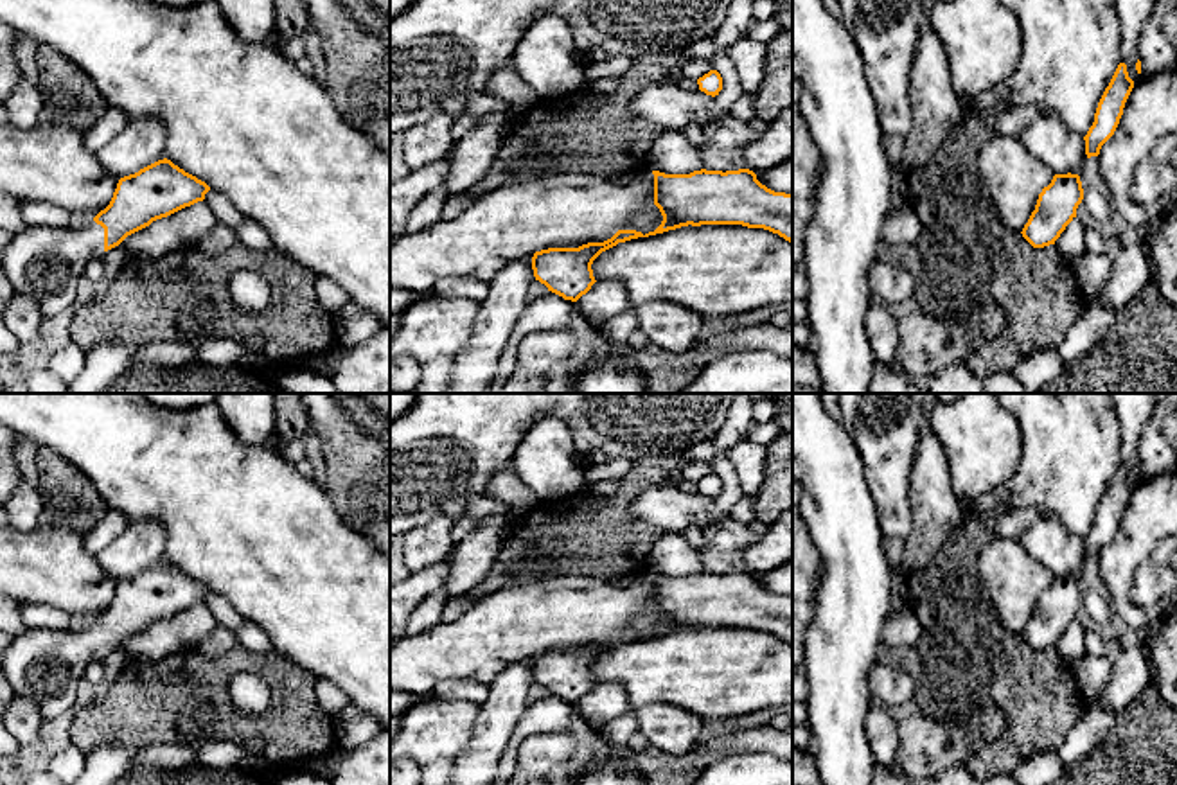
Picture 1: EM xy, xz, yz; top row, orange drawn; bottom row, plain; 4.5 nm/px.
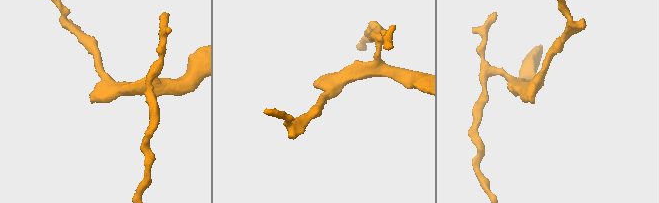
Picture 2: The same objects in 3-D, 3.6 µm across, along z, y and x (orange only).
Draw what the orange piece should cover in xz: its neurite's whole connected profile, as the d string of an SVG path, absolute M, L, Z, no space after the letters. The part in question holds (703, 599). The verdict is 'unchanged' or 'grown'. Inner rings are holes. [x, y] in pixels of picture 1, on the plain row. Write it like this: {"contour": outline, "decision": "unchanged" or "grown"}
{"contour": "M749 571L694 573L690 577L654 577L654 607L663 623L649 636L618 632L604 645L579 650L548 650L535 654L535 683L564 702L577 704L597 684L591 666L606 652L638 639L649 639L681 629L742 627L778 636L792 647L792 596L774 595Z", "decision": "unchanged"}

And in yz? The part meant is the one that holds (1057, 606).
{"contour": "M1055 577L1051 586L1039 596L1035 613L1022 631L1022 639L1033 650L1055 647L1066 629L1076 620L1084 602L1078 577Z", "decision": "unchanged"}

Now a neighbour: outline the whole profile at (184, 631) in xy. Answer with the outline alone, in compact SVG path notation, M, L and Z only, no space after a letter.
M205 604L185 609L128 638L119 648L128 659L162 659L180 650L196 650L217 622Z

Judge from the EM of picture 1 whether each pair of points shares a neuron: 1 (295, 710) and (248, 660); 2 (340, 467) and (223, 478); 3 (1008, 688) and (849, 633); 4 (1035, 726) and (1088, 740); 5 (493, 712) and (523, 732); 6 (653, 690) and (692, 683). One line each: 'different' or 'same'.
1: same
2: different
3: different
4: different
5: different
6: same

